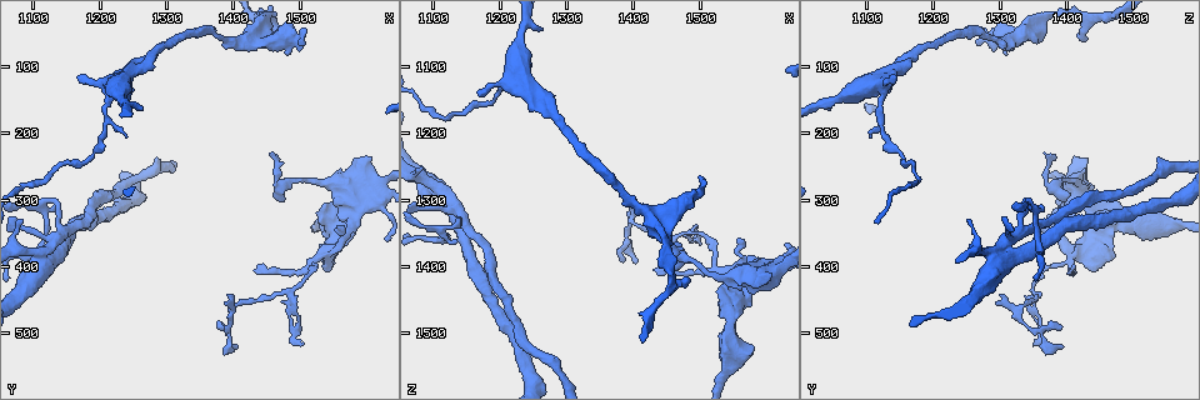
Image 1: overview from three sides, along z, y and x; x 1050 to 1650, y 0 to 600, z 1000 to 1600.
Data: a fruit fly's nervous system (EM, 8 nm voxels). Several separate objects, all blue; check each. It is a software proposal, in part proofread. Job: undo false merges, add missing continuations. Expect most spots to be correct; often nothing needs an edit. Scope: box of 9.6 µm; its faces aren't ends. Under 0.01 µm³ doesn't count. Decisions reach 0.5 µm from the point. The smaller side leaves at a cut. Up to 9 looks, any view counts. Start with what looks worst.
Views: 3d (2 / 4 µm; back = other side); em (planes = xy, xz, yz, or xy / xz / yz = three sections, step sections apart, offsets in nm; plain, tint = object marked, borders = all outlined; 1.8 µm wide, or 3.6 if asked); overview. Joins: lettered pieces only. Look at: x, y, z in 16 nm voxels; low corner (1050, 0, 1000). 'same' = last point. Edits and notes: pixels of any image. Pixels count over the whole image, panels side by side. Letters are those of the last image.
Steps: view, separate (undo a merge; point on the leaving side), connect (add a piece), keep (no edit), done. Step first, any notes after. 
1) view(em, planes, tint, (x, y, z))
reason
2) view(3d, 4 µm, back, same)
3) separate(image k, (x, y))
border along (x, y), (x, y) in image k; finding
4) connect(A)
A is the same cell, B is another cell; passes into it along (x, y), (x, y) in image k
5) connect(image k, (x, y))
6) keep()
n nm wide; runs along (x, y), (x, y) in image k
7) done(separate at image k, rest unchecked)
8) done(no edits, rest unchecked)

view(em, 3.6 µm, xz, step 8, borders, (1115, 385, 1290))
four arms meet

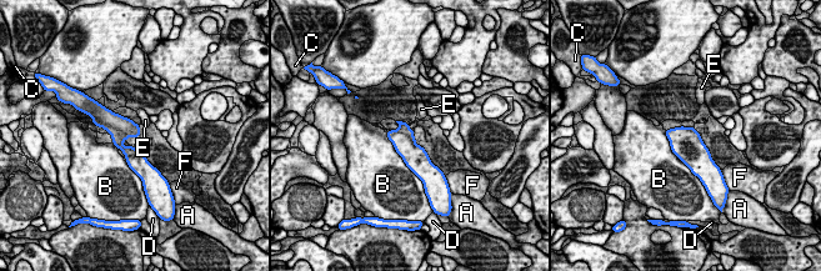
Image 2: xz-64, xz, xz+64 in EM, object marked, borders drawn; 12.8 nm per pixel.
keep()
B touches over 800 nm; A, B, C, D, E and F are other cells; border along (110, 135), (113, 142) in image 2; all the same neuron

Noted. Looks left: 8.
view(em, planes, tint, (1495, 65, 1265))
free end

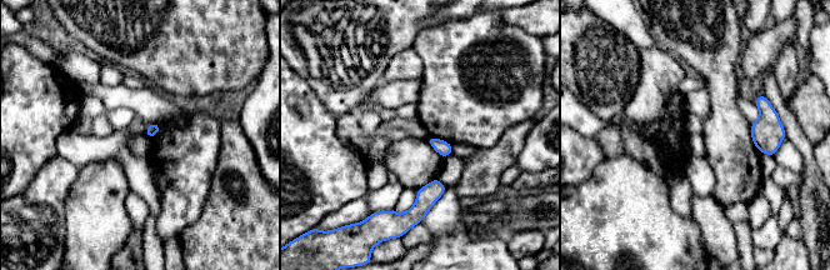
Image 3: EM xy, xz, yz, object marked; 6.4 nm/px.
view(em, planes, borders, same)

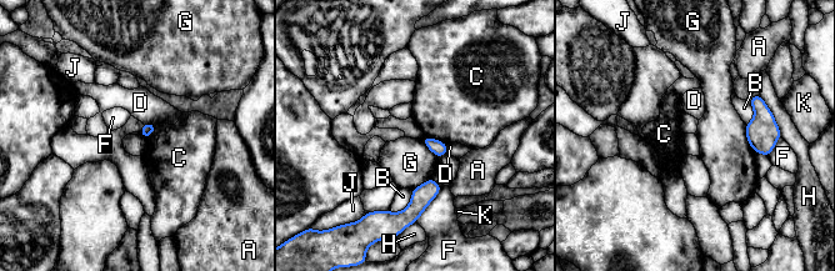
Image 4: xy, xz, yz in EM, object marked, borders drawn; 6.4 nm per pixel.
keep()
A, B, C, D, F, G, H, J and K are other cells; no lettered piece goes on from it

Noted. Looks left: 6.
view(em, planes, borders, (1575, 345, 1385))
a narrow waist

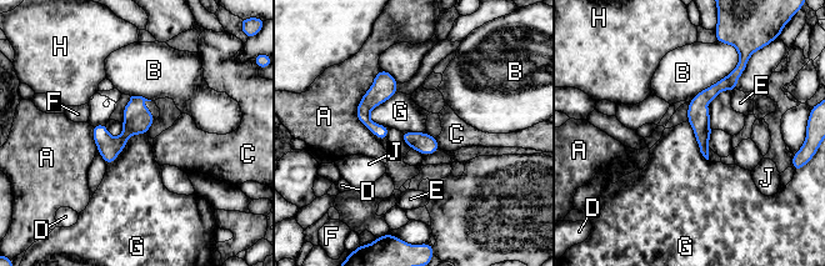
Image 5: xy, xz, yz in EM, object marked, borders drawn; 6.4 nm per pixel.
keep()
140 nm wide; A touches over 480 nm; A, B, C, D, E, F, G, H and J are other cells; continuous, no second neuron

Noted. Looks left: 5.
view(em, planes, borders, (1480, 50, 1415))
tapers out

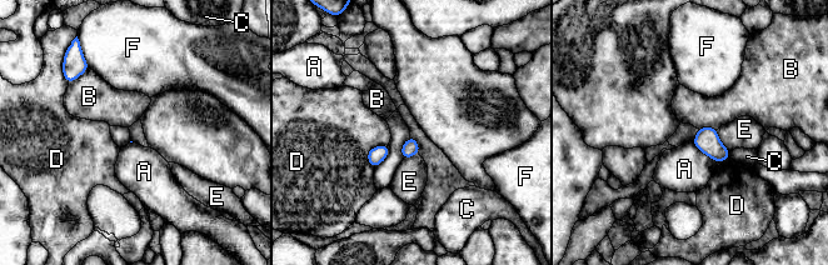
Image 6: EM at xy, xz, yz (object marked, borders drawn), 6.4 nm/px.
keep()
A, B, C, D, E and F are other cells; border along (89, 68), (69, 84) in image 6; none of them fits

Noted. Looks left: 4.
done(no edits, rest unchecked)

